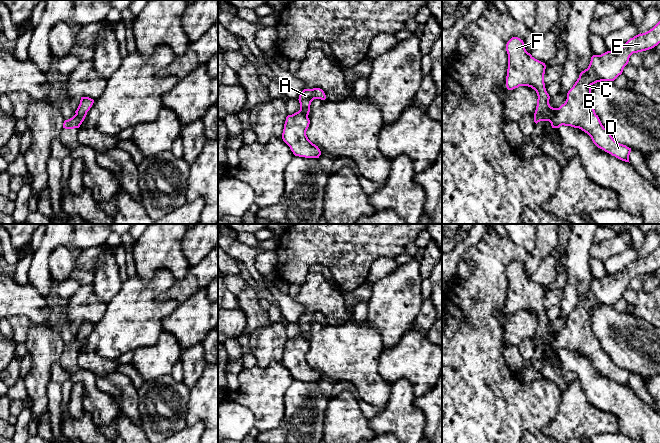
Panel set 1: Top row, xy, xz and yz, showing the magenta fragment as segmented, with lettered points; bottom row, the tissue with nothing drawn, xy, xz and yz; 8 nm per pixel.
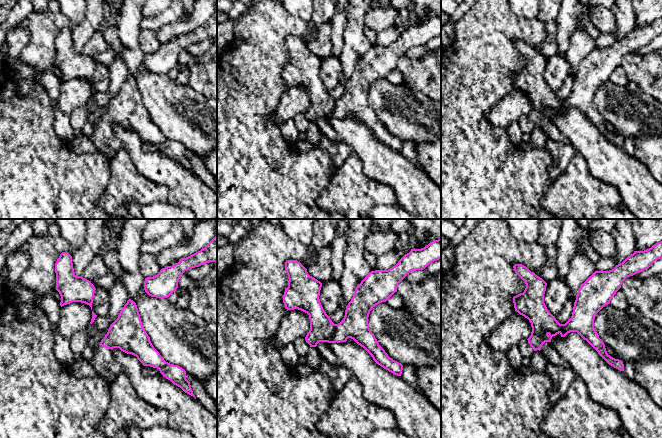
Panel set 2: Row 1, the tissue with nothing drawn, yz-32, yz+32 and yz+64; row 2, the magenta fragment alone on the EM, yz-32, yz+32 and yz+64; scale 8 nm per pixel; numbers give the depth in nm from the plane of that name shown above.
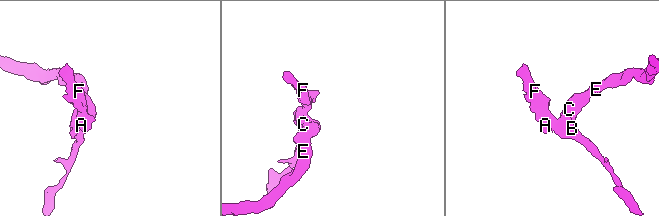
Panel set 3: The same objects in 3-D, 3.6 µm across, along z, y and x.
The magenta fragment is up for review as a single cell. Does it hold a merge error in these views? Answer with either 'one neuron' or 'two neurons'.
two neurons

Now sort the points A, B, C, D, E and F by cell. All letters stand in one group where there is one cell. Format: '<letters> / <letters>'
A F / B C D E

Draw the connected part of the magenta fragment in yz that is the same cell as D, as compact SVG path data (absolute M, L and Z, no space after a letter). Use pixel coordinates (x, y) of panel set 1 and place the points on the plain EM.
M660 245L649 255L630 262L623 270L593 279L587 293L582 295L567 323L550 344L552 352L571 350L587 357L593 367L616 382L629 386L631 372L616 366L602 349L591 327L591 310L601 305L614 305L622 298L633 277L654 272L660 267Z

